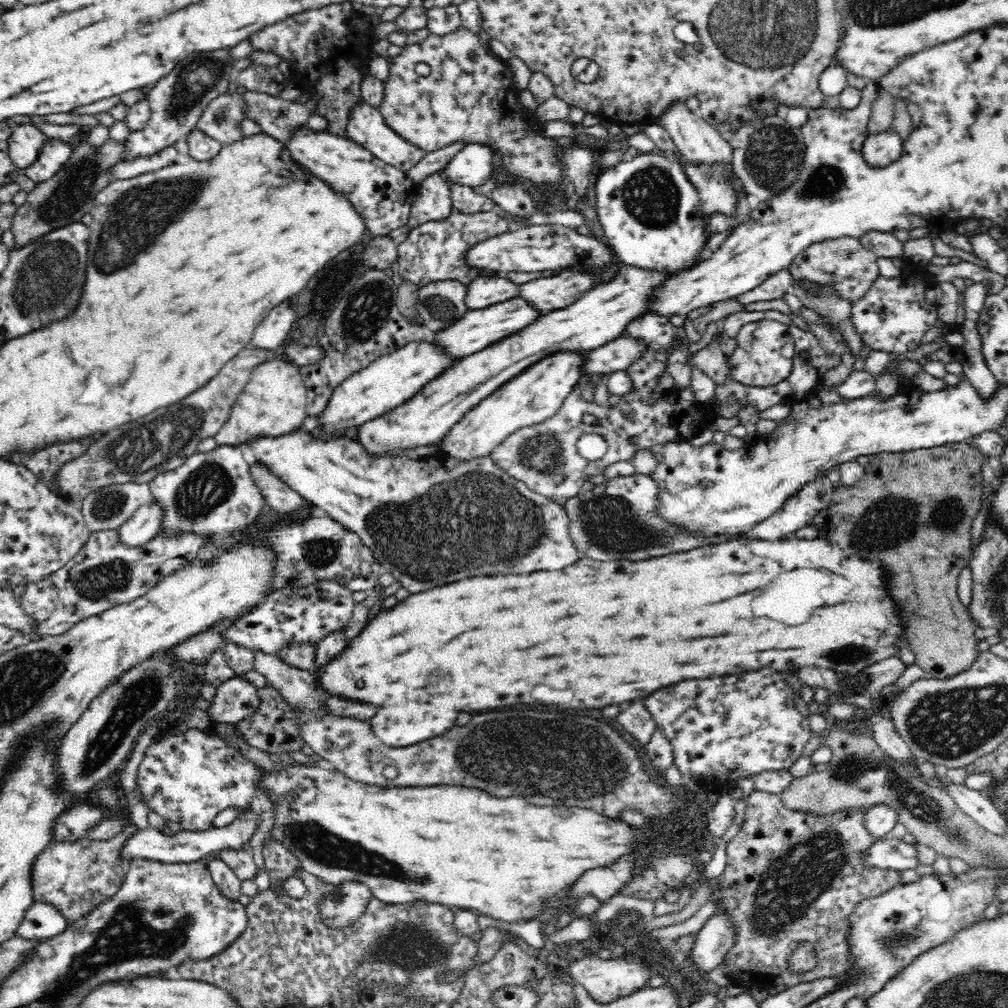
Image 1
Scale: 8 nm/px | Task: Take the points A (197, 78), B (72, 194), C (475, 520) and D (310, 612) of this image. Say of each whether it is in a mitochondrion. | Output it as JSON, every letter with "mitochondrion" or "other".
{"A":"mitochondrion","B":"mitochondrion","C":"mitochondrion","D":"other"}

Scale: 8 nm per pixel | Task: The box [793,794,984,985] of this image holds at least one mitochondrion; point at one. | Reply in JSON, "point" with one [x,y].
{"point":[895,940]}

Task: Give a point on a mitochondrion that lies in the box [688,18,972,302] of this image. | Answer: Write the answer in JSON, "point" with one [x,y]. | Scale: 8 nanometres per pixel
{"point":[772,154]}

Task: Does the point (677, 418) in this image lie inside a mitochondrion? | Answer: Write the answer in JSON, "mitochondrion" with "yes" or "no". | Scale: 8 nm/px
{"mitochondrion":"no"}

